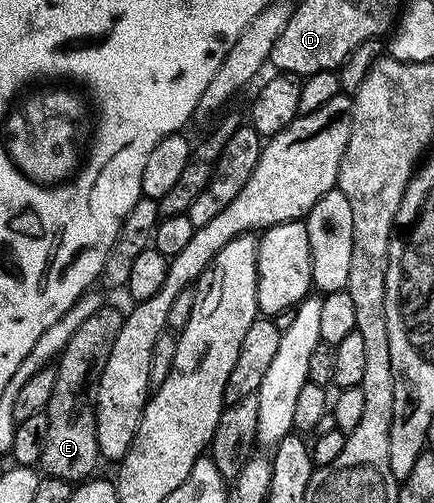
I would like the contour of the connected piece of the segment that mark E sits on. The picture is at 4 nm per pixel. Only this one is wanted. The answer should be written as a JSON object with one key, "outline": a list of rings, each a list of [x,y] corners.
{"outline":[[[100,304],[99,309],[73,331],[69,343],[57,358],[53,396],[45,410],[49,432],[45,435],[45,447],[38,463],[46,476],[78,483],[90,478],[101,465],[95,426],[95,386],[105,367],[105,359],[109,359],[109,351],[113,351],[113,339],[117,339],[117,331],[121,331],[124,316],[122,308]]]}

